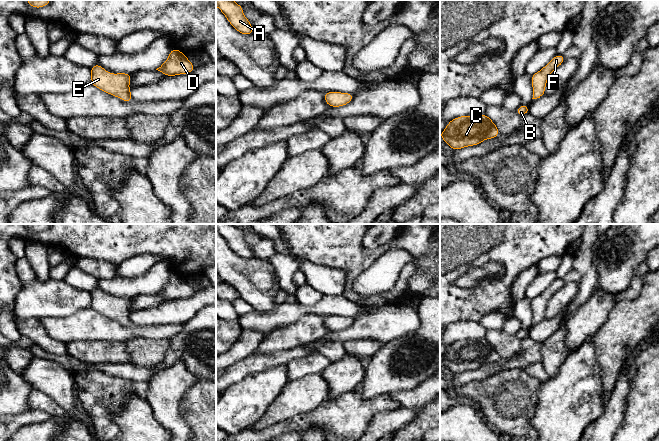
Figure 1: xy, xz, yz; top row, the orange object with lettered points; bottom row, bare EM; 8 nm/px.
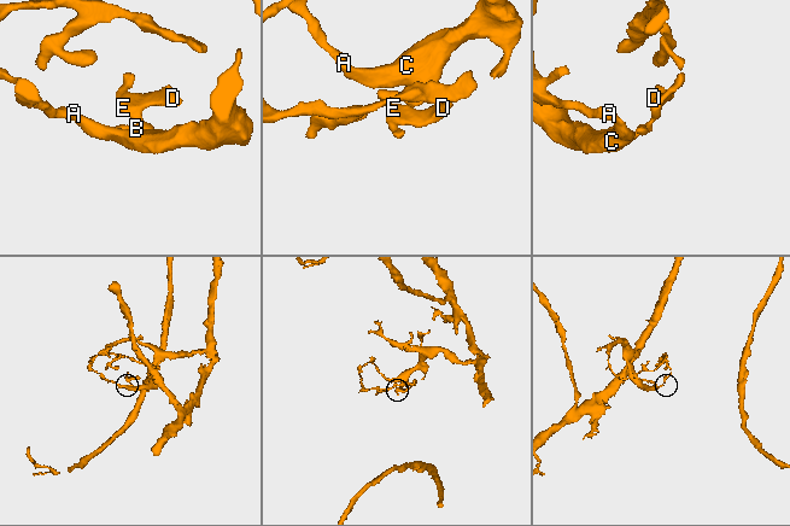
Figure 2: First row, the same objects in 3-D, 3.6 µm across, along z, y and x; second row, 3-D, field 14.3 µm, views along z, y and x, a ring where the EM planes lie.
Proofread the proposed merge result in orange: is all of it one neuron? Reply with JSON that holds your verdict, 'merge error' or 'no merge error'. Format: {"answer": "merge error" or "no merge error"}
{"answer": "no merge error"}

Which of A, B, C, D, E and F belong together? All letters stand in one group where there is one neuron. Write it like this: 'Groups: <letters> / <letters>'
Groups: A B C D E F

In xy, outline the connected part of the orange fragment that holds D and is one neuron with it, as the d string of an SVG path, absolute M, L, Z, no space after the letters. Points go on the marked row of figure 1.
M172 48L168 59L156 70L162 72L165 76L176 76L192 72L194 66L181 51Z

